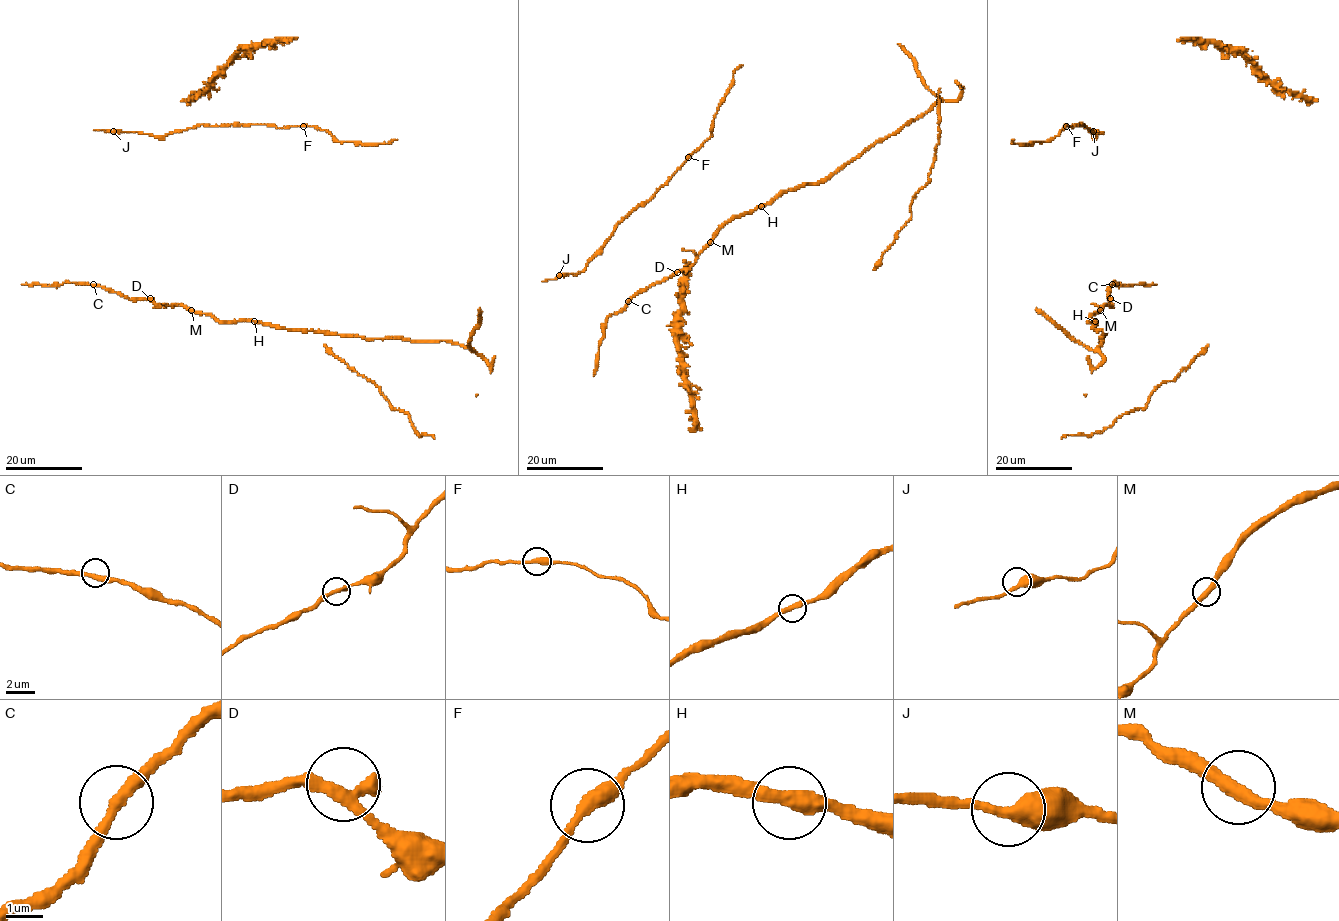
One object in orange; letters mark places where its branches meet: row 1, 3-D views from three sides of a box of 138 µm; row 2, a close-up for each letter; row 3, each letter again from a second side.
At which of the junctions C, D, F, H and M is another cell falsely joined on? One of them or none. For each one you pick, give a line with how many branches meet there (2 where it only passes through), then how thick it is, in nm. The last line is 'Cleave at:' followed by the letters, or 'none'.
Cleave at: none

